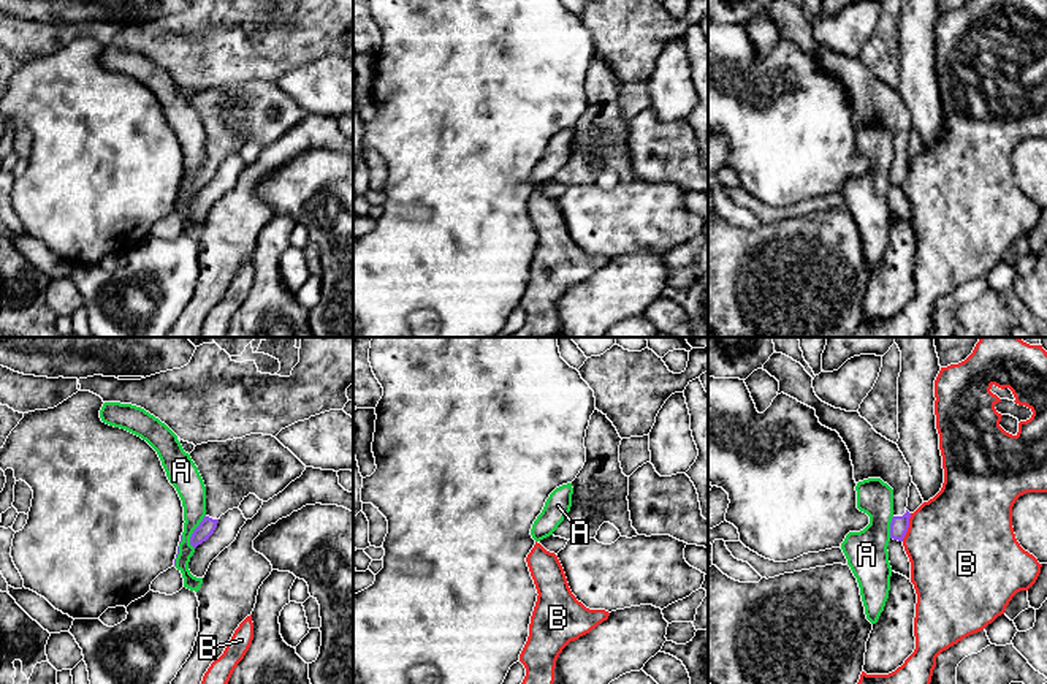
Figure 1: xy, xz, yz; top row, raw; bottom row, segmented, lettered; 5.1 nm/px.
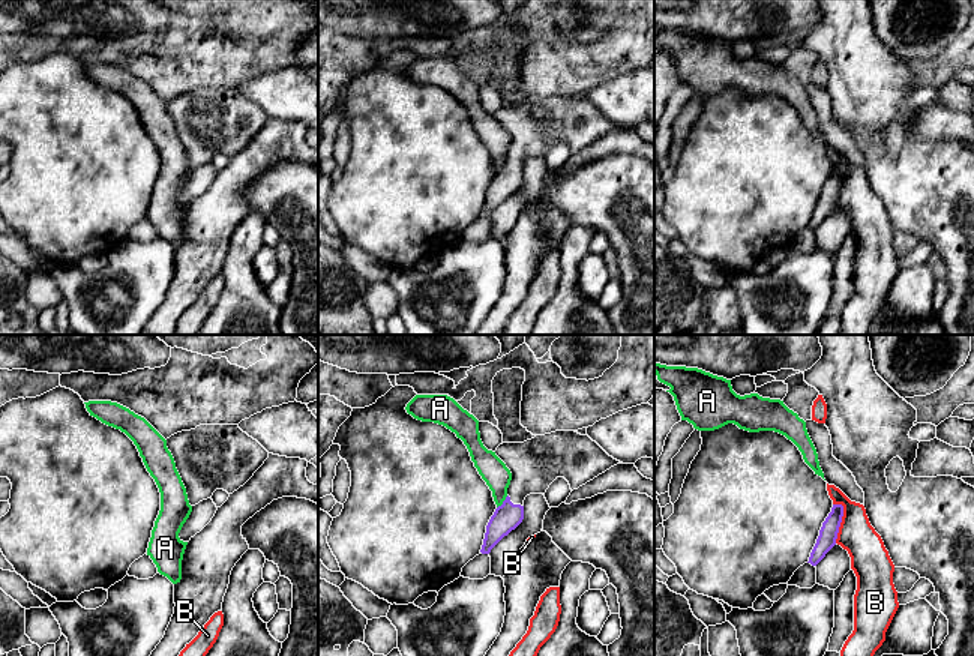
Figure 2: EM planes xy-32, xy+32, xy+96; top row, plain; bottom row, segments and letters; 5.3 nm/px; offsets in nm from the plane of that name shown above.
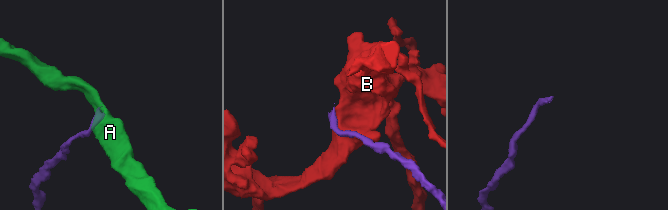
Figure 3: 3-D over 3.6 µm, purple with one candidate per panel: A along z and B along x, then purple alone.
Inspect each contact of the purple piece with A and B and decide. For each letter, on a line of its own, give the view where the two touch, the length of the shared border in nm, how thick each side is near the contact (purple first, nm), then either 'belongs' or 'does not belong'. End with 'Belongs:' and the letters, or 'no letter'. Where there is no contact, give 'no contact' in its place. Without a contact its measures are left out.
A: xy | 190 nm | 90/140 nm | does not belong
B: yz | 150 nm | 90/500 nm | does not belong
Belongs: no letter

